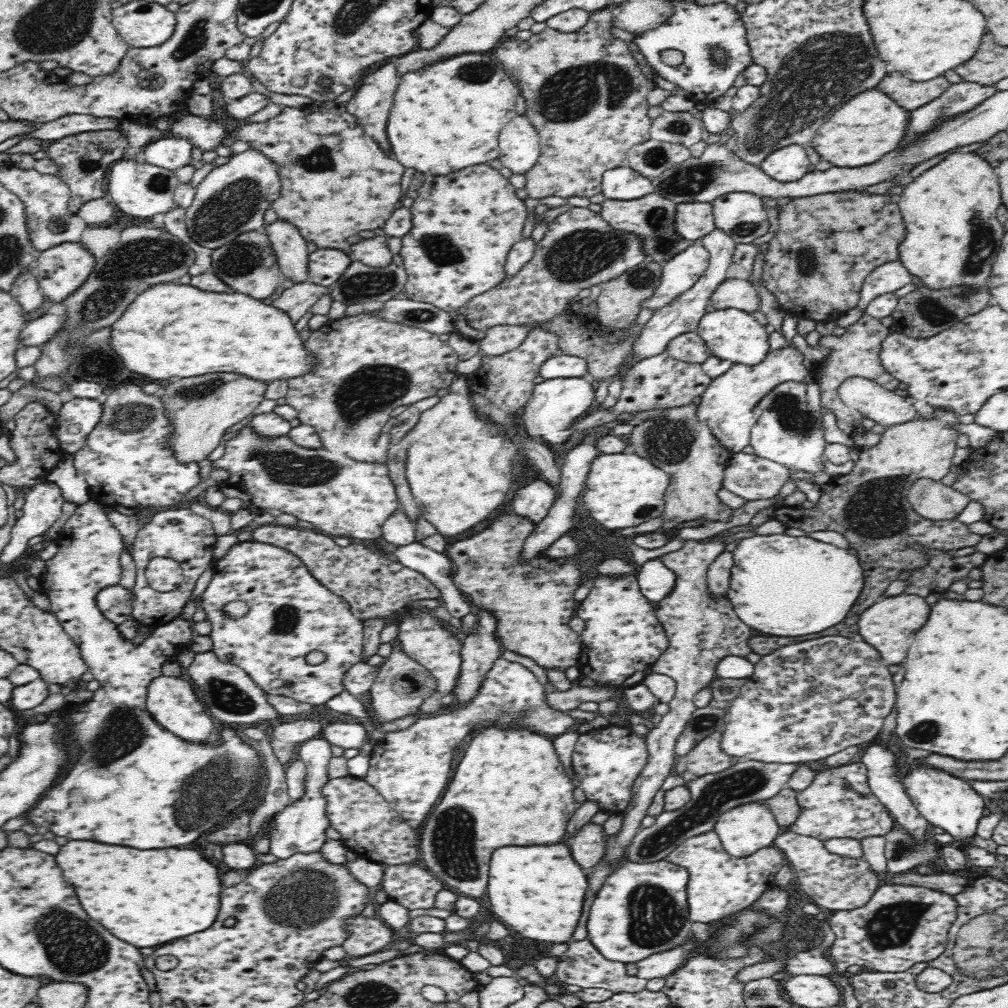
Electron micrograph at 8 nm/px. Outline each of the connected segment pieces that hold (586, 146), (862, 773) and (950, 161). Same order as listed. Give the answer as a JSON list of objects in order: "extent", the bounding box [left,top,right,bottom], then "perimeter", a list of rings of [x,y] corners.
[{"extent":[492,6,657,200],"perimeter":[[[610,6],[593,11],[590,20],[576,32],[558,32],[546,27],[528,40],[503,39],[494,48],[492,58],[506,70],[522,88],[528,102],[524,113],[540,135],[540,156],[529,171],[524,173],[527,196],[540,200],[548,196],[560,198],[590,198],[602,191],[602,176],[611,168],[625,163],[629,148],[651,138],[651,119],[646,112],[650,106],[648,93],[657,87],[653,78],[643,71],[627,44],[612,33],[613,20]]]},{"extent":[791,760,897,839],"perimeter":[[[860,760],[839,767],[822,769],[812,782],[796,793],[799,815],[791,831],[799,835],[824,839],[884,836],[897,826],[889,810],[874,796],[867,781],[867,766]]]},{"extent":[897,151,1006,289],"perimeter":[[[952,151],[936,164],[914,178],[897,196],[898,206],[906,225],[906,240],[900,244],[900,261],[916,274],[920,282],[932,289],[943,289],[950,285],[978,284],[990,276],[992,264],[996,260],[1000,242],[1006,234],[1002,224],[996,220],[996,212],[1000,208],[1000,186],[995,168],[976,151]]]}]

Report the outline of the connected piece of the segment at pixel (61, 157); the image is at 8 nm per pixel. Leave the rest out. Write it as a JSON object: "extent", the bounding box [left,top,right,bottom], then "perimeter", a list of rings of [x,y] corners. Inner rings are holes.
{"extent":[45,128,129,211],"perimeter":[[[119,128],[79,132],[60,140],[45,144],[47,156],[59,166],[58,174],[68,183],[71,196],[69,207],[72,211],[86,202],[106,196],[106,176],[110,166],[122,159],[124,150],[129,147],[126,135]]]}

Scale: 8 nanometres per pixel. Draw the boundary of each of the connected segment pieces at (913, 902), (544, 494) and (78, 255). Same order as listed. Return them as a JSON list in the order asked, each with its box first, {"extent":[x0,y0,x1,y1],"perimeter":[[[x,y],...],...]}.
[{"extent":[828,882,959,972],"perimeter":[[[888,882],[865,906],[834,911],[828,923],[836,940],[829,949],[840,968],[856,964],[872,972],[906,972],[920,962],[932,965],[946,955],[949,931],[958,914],[959,903],[952,894]]]},{"extent":[514,478,558,524],"perimeter":[[[542,478],[533,479],[514,492],[514,513],[534,521],[535,524],[548,516],[550,508],[558,498],[557,488]]]},{"extent":[34,241,97,302],"perimeter":[[[82,241],[40,251],[34,268],[44,296],[55,302],[66,299],[90,276],[97,259]]]}]

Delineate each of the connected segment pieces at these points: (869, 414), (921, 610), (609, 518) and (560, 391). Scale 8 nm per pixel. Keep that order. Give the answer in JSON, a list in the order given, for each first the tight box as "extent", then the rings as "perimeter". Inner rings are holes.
[{"extent":[839,376,919,426],"perimeter":[[[862,376],[847,378],[839,387],[841,402],[880,426],[893,426],[919,416],[912,396],[898,396],[875,380]]]},{"extent":[859,594,930,666],"perimeter":[[[914,594],[890,596],[876,602],[874,606],[870,606],[868,610],[860,614],[859,634],[863,636],[864,641],[879,652],[886,666],[902,664],[908,648],[914,642],[914,634],[924,626],[928,614],[930,614],[930,604],[922,596],[914,596]]]},{"extent":[582,453,668,528],"perimeter":[[[633,453],[600,456],[592,462],[590,474],[584,482],[582,500],[594,512],[594,518],[606,528],[630,528],[662,516],[664,490],[668,486],[668,474],[648,460]]]},{"extent":[524,376,595,444],"perimeter":[[[567,376],[566,378],[549,378],[534,385],[534,391],[524,406],[524,424],[528,436],[544,438],[552,444],[563,443],[577,430],[573,427],[580,416],[588,412],[594,404],[595,390],[588,376]]]}]

